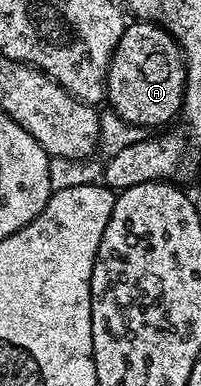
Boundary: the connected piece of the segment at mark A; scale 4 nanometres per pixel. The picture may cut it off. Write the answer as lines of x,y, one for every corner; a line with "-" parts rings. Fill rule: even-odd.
136,20
125,27
122,38
114,46
108,77
104,80
106,104
116,111
118,119
136,128
160,130
181,115
185,78
184,53
175,38
148,20

